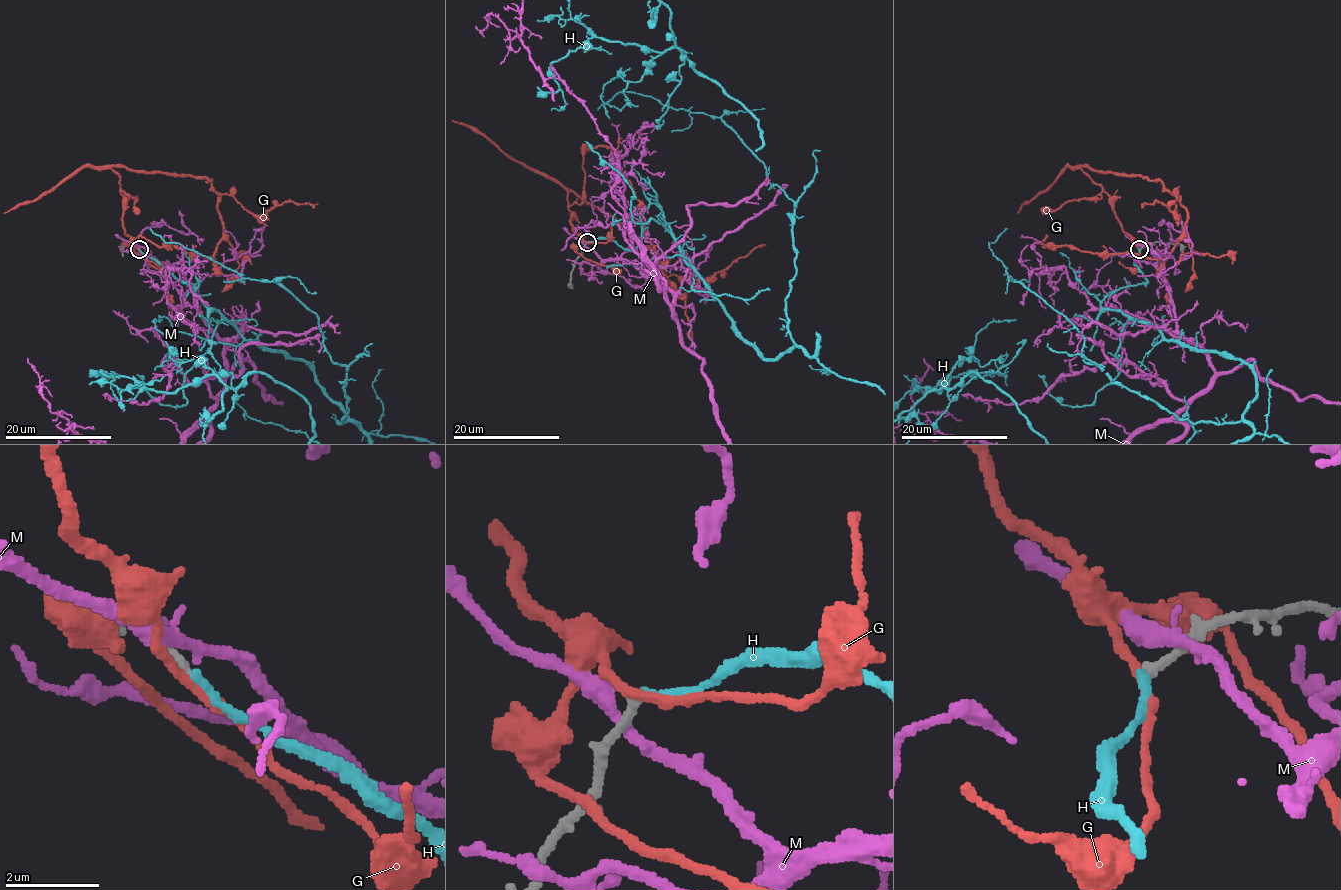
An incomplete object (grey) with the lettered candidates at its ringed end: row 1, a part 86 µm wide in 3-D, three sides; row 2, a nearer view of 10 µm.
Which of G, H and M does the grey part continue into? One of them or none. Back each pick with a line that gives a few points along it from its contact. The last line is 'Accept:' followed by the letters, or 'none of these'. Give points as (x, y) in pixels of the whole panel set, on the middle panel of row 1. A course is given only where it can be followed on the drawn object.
Accept: H

